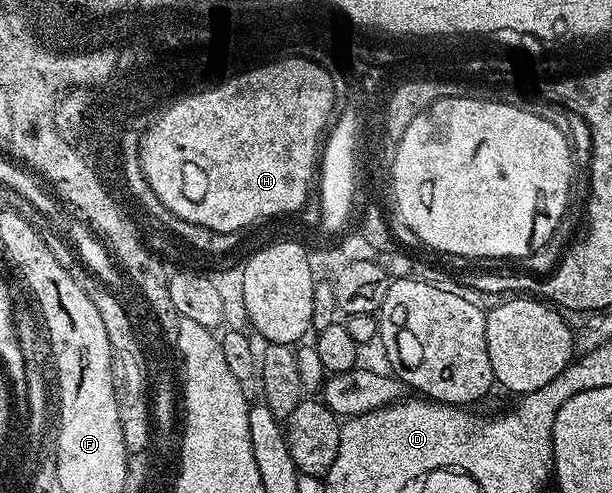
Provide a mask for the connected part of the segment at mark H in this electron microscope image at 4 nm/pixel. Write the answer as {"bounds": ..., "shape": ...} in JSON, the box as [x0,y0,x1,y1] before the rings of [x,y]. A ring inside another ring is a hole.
{"bounds":[140,63,335,236],"shape":[[[285,63],[285,66],[269,67],[267,70],[249,74],[248,77],[240,78],[240,81],[221,86],[220,89],[204,96],[189,98],[180,106],[173,106],[169,114],[160,117],[152,123],[151,128],[145,130],[141,144],[140,173],[145,176],[149,185],[163,184],[163,190],[175,190],[175,200],[191,200],[185,204],[187,208],[181,208],[181,212],[174,213],[175,216],[196,226],[206,226],[216,234],[233,236],[236,235],[236,230],[241,230],[244,226],[259,221],[260,218],[273,218],[276,214],[294,213],[293,215],[296,215],[306,205],[305,197],[308,196],[309,189],[312,191],[315,186],[315,175],[319,170],[319,151],[322,149],[323,135],[326,133],[322,123],[325,121],[326,114],[335,110],[333,91],[335,91],[333,80],[326,78],[321,70],[316,70],[306,63]]]}

